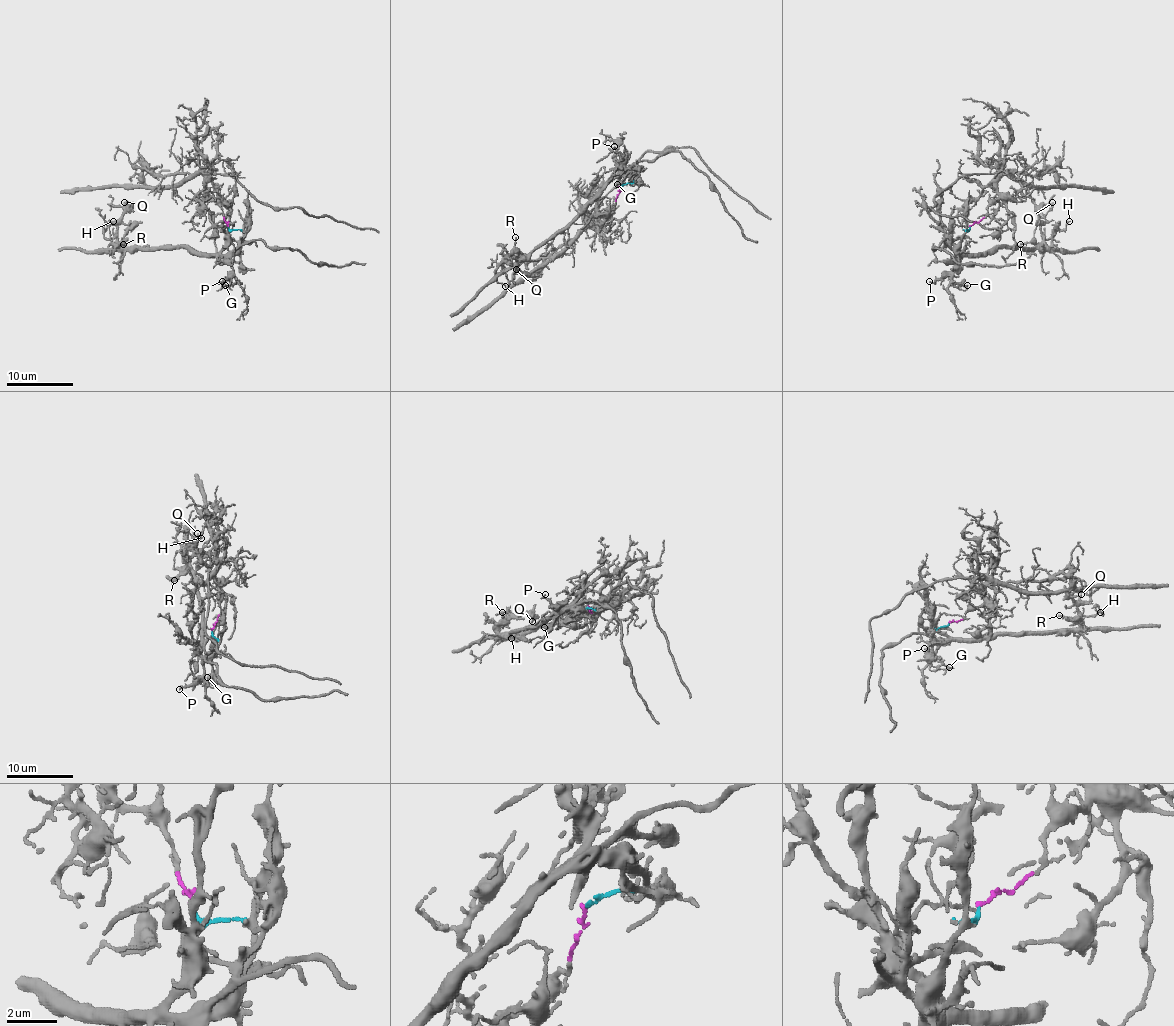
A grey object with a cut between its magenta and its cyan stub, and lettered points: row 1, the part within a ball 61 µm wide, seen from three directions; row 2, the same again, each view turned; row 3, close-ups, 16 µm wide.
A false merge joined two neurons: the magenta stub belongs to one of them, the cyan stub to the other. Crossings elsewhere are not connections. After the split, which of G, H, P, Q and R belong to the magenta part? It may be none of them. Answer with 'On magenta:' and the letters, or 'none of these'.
On magenta: none of these

